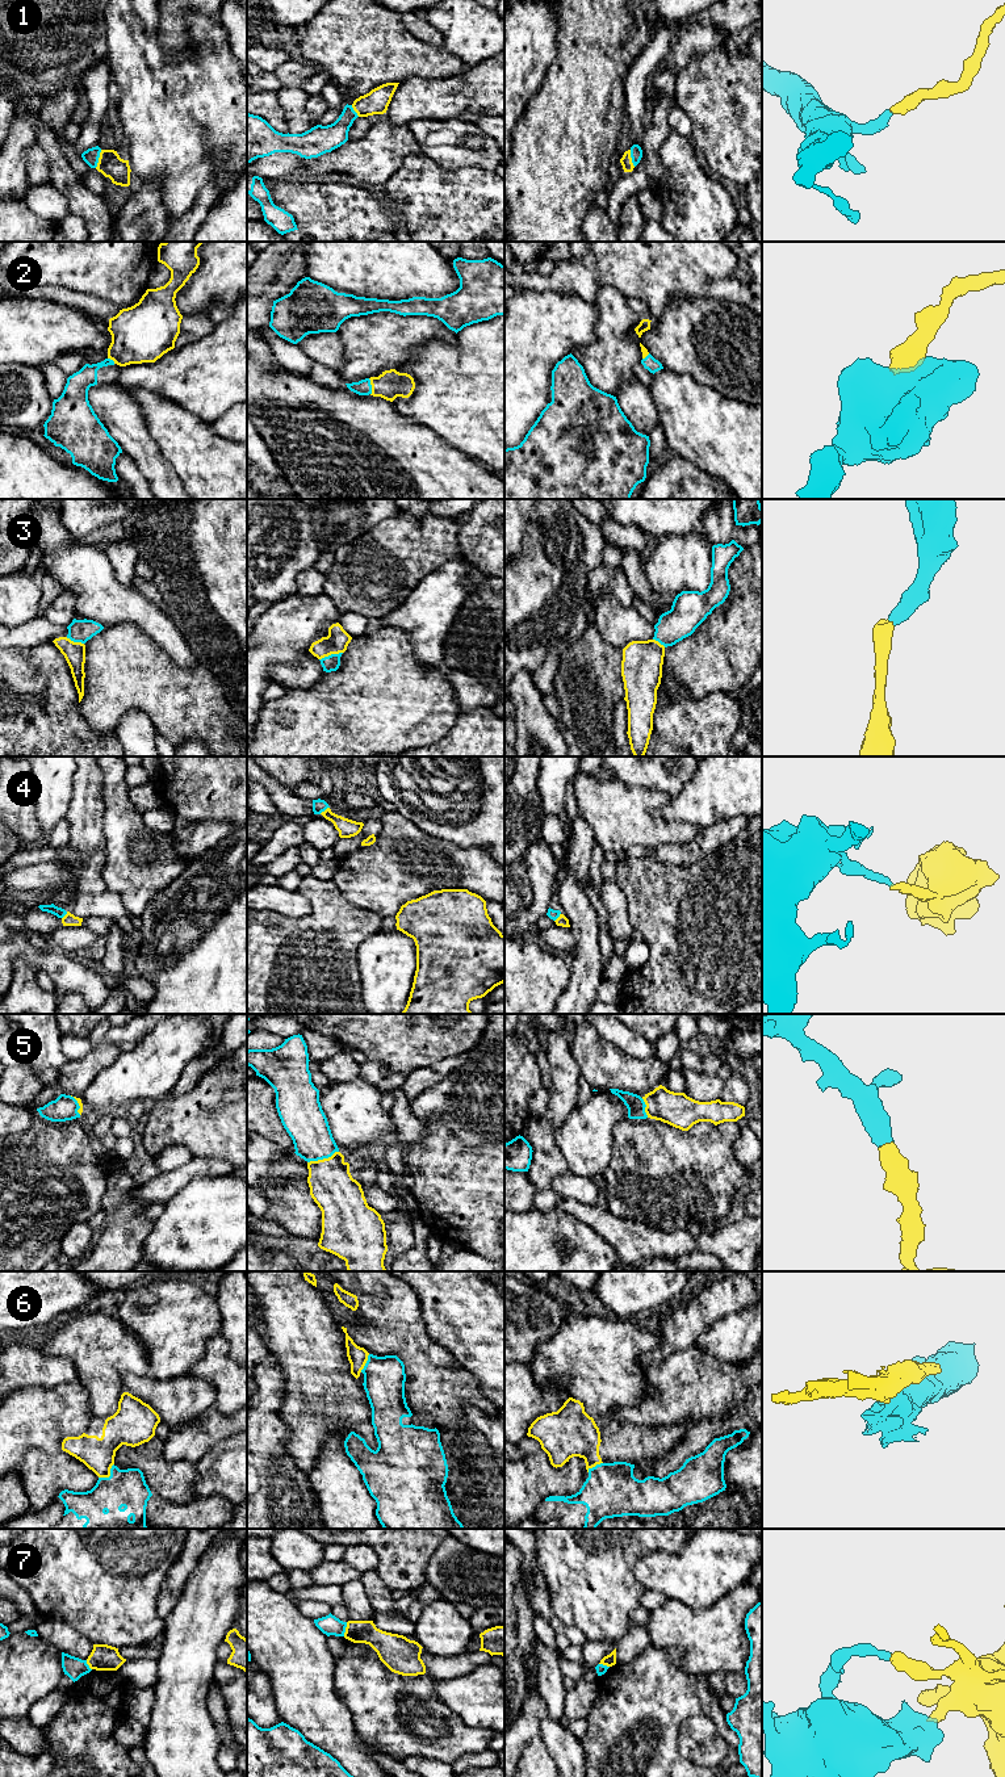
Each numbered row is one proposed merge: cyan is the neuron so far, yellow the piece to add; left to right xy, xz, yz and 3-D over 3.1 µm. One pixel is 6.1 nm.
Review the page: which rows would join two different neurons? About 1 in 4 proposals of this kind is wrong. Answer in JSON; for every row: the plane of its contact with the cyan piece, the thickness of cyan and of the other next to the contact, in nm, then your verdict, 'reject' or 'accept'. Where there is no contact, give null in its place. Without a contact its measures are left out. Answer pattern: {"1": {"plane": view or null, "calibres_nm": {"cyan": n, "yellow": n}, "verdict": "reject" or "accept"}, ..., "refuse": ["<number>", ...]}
{"1": {"plane": "xy", "calibres_nm": {"cyan": 100, "yellow": 150}, "verdict": "accept"}, "2": {"plane": "xz", "calibres_nm": {"cyan": 100, "yellow": 170}, "verdict": "accept"}, "3": {"plane": "xz", "calibres_nm": {"cyan": 100, "yellow": 140}, "verdict": "accept"}, "4": {"plane": "xz", "calibres_nm": {"cyan": 80, "yellow": 110}, "verdict": "reject"}, "5": {"plane": "xz", "calibres_nm": {"cyan": 260, "yellow": 280}, "verdict": "accept"}, "6": {"plane": "xy", "calibres_nm": {"cyan": 220, "yellow": 200}, "verdict": "reject"}, "7": {"plane": "xz", "calibres_nm": {"cyan": 120, "yellow": 140}, "verdict": "reject"}, "refuse": ["4", "6", "7"]}

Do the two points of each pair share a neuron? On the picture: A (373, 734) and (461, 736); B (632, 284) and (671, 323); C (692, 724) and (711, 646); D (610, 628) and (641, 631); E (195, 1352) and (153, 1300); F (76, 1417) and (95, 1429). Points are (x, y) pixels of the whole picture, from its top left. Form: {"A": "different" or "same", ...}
{"A": "different", "B": "different", "C": "different", "D": "same", "E": "same", "F": "different"}

